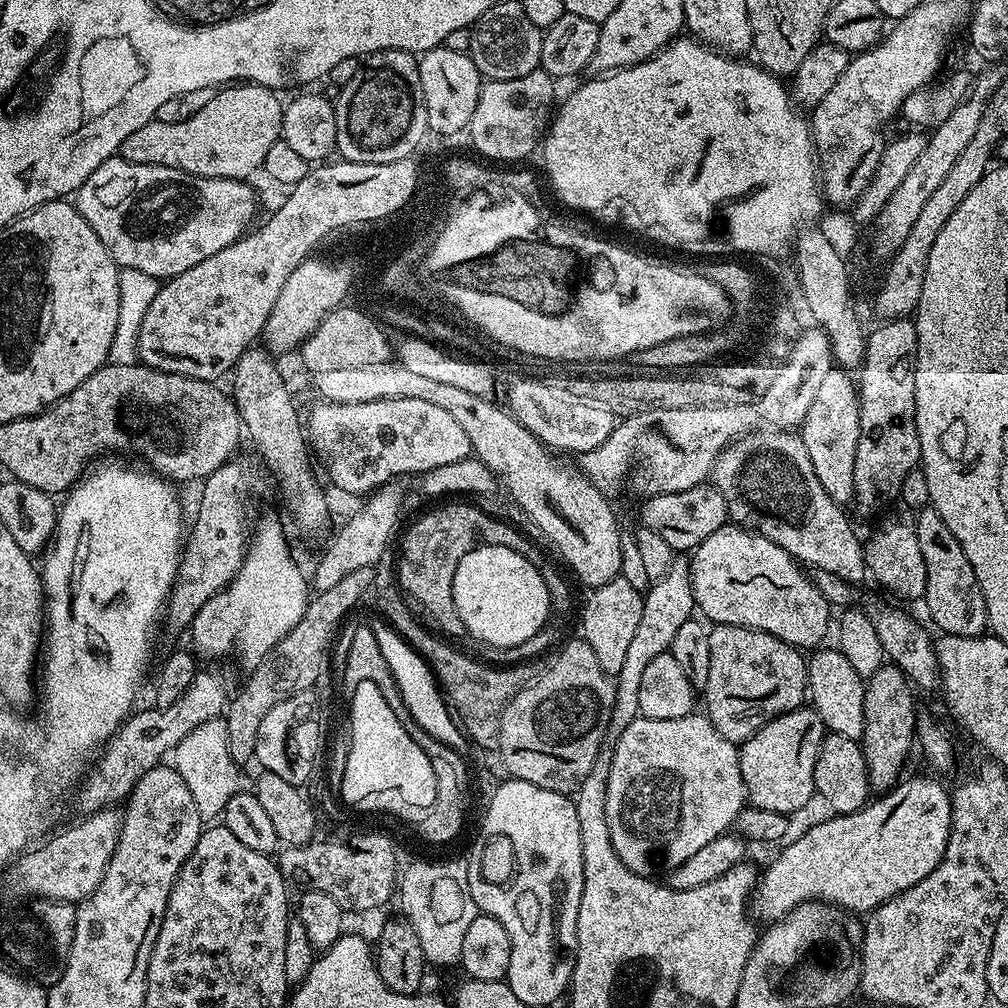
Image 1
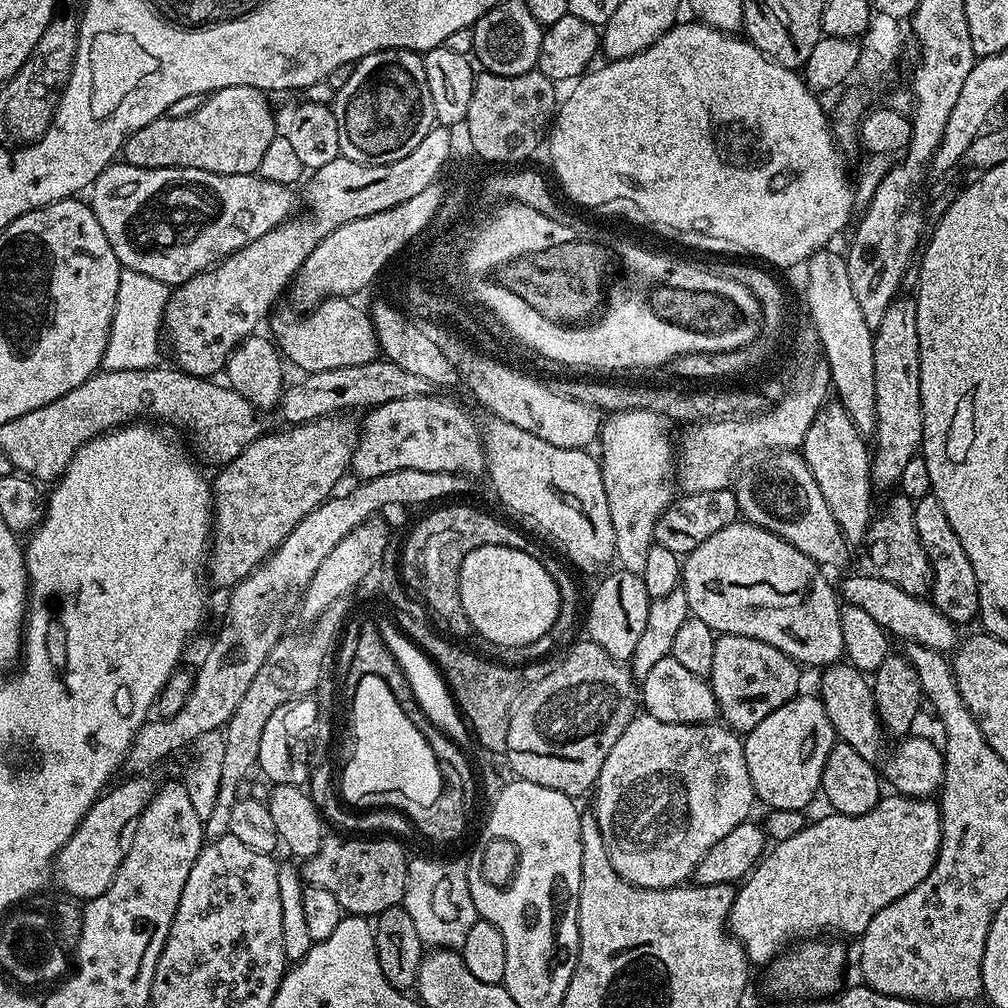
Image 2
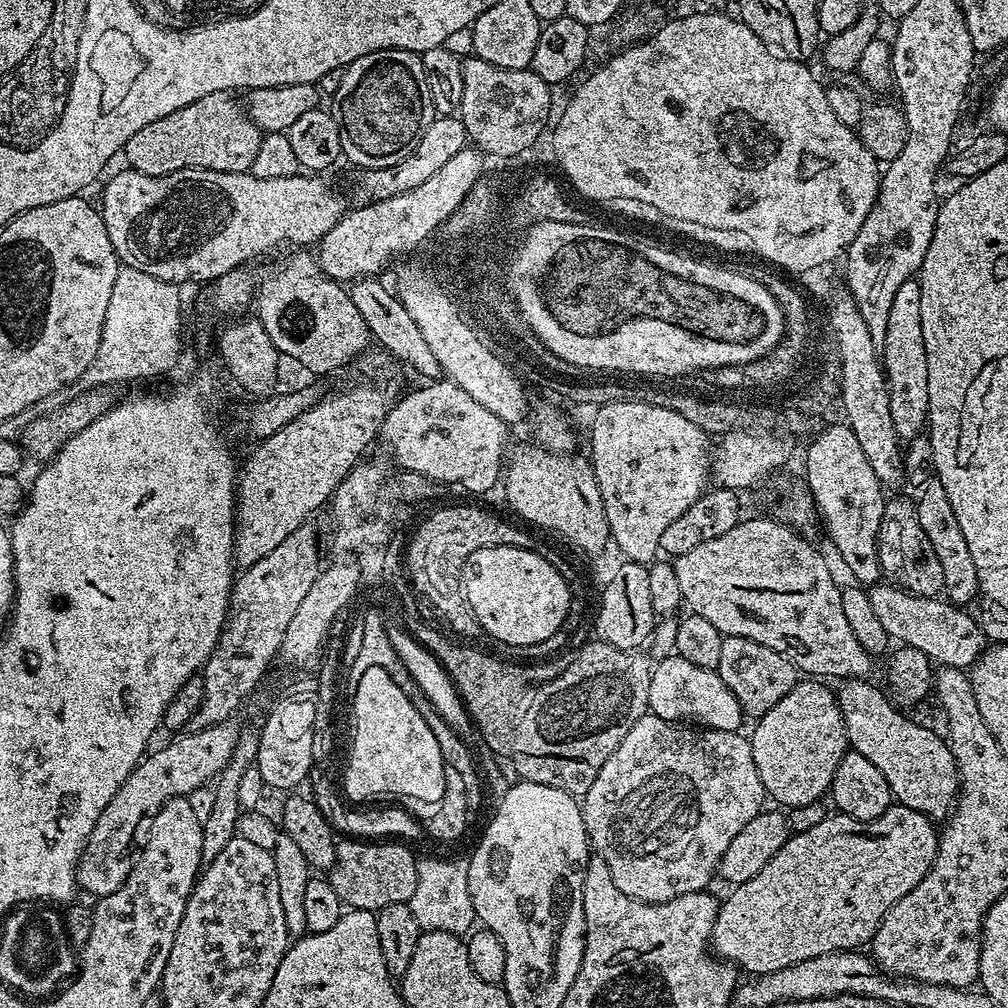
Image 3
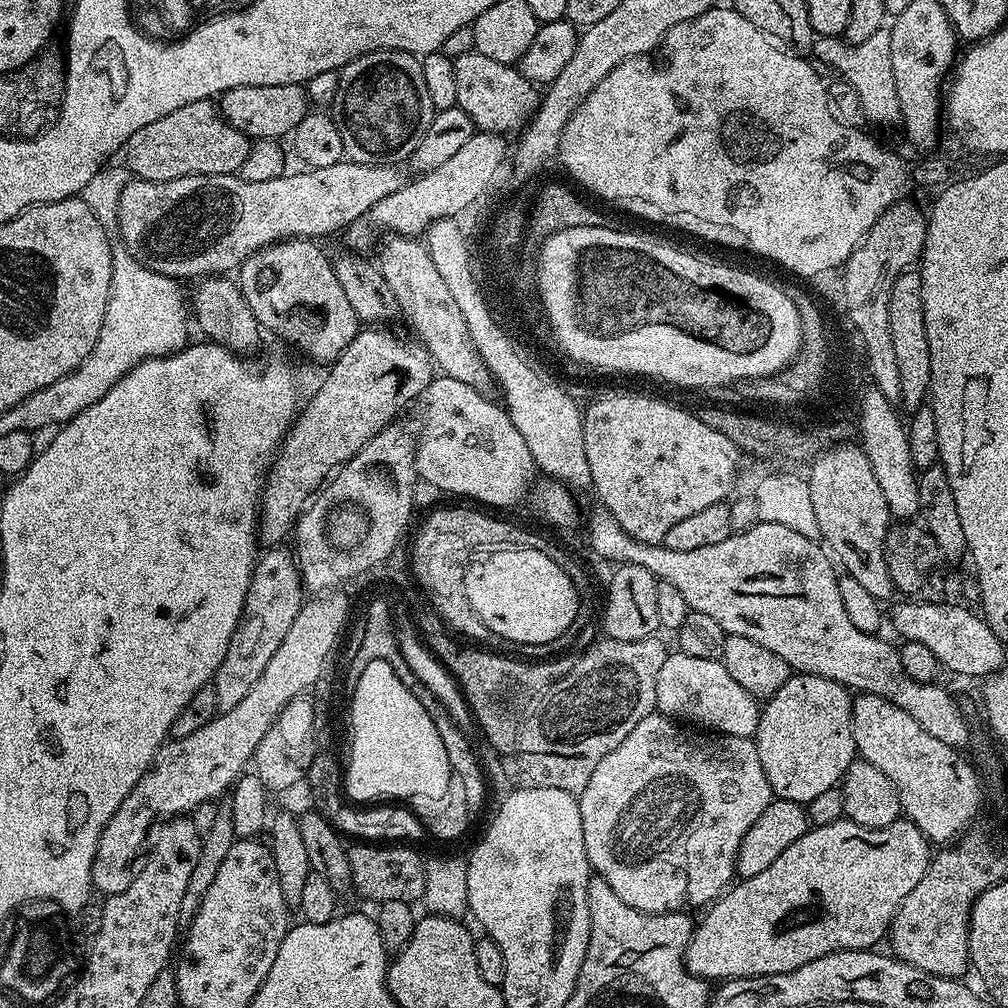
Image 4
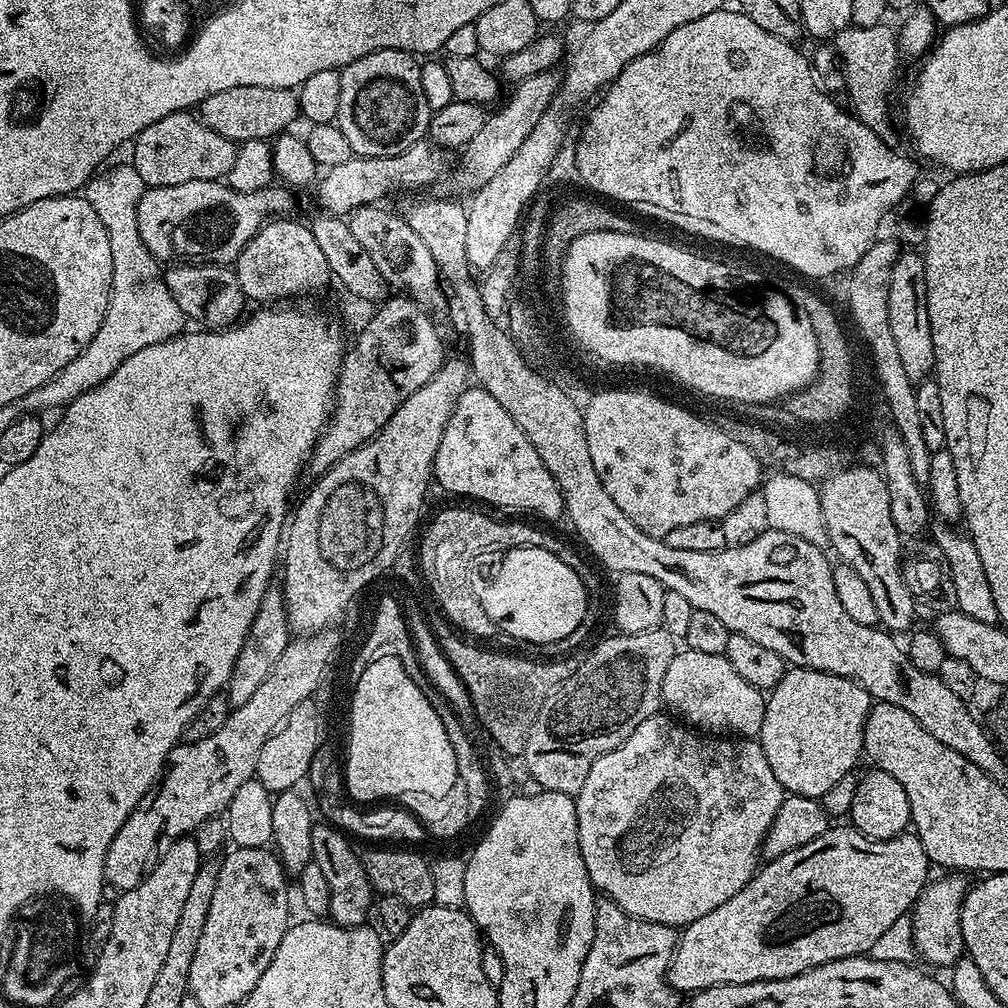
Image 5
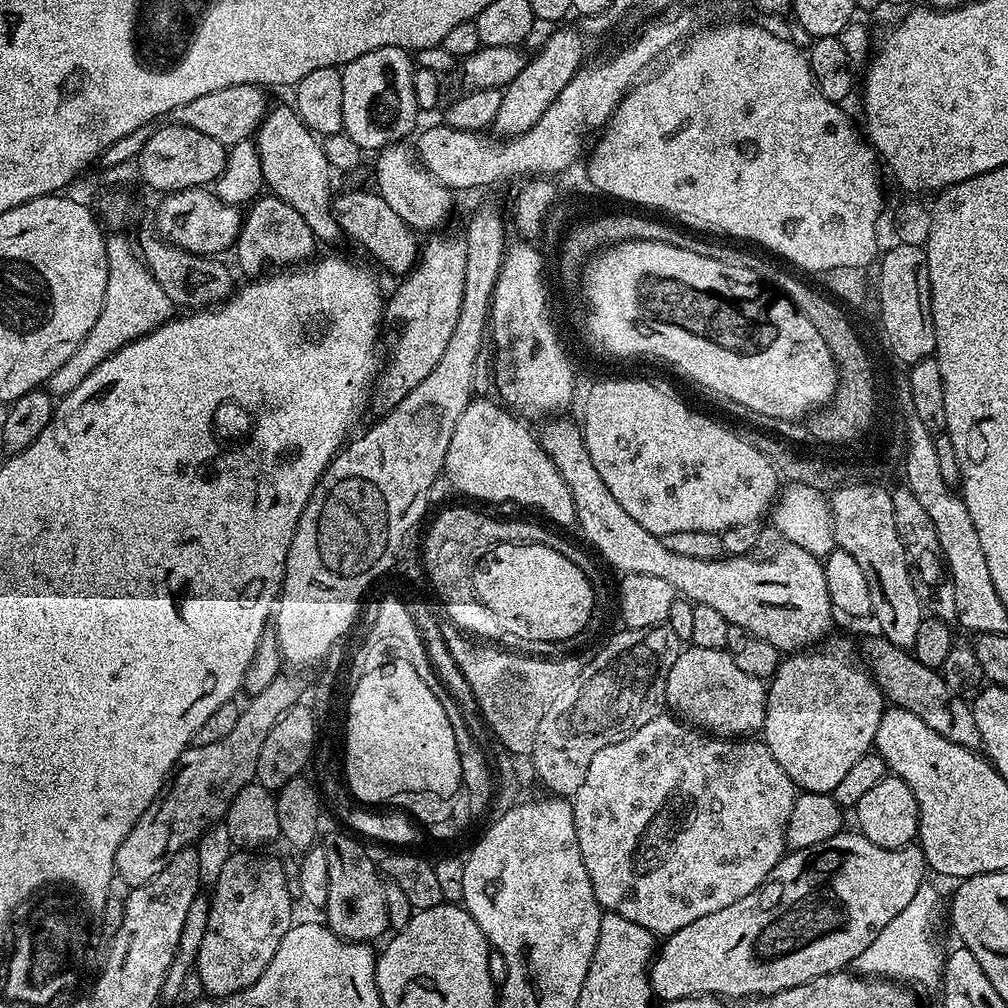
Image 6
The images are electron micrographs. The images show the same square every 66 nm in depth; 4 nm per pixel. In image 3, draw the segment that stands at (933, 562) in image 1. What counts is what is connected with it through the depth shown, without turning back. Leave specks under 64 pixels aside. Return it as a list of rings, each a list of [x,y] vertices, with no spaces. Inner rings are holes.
[[[930,478],[919,485],[920,497],[915,497],[918,526],[922,526],[926,538],[930,538],[930,546],[934,546],[934,554],[938,558],[938,566],[942,566],[943,595],[949,604],[968,606],[977,599],[980,591],[978,570],[974,570],[974,558],[970,558],[970,550],[966,547],[966,538],[958,526],[958,518],[954,518],[954,509],[950,506],[950,498],[946,498],[946,490],[942,490],[942,482]]]

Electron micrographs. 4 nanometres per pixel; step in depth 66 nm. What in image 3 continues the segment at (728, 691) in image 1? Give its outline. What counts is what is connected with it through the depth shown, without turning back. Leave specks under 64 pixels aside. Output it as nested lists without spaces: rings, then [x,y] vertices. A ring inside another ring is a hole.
[[[725,636],[722,642],[722,658],[720,659],[719,674],[722,682],[738,698],[745,717],[759,718],[770,710],[770,706],[778,706],[786,694],[798,682],[797,668],[778,650],[770,650],[770,646],[762,646],[750,638]]]

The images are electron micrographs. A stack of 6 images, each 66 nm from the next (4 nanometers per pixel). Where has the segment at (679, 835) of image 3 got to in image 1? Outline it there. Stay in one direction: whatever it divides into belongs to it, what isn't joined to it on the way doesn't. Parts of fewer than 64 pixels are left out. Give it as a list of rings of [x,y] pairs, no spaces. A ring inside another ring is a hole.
[[[693,714],[682,718],[666,718],[665,720],[646,720],[637,718],[622,730],[622,734],[615,737],[612,748],[612,765],[610,766],[610,782],[606,786],[606,822],[608,823],[608,838],[611,840],[618,858],[630,866],[630,870],[641,874],[656,874],[659,868],[671,870],[686,862],[696,851],[702,850],[706,842],[714,842],[714,838],[725,835],[735,825],[738,814],[746,807],[742,770],[740,769],[740,750],[737,745],[730,743],[709,722],[707,715]]]

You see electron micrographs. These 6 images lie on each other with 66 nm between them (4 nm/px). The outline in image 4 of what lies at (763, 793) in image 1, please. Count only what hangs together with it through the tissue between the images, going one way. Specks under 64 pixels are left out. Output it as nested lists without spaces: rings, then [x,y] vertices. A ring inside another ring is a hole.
[[[803,674],[789,675],[788,681],[782,686],[782,690],[778,690],[776,696],[769,696],[766,703],[760,709],[760,721],[756,727],[755,741],[758,750],[758,758],[762,758],[762,770],[766,770],[766,778],[772,787],[773,797],[789,800],[790,802],[798,802],[802,805],[808,805],[814,798],[818,798],[818,794],[824,793],[825,790],[837,787],[843,781],[846,770],[851,766],[853,760],[857,759],[856,743],[854,742],[854,726],[852,725],[852,702],[854,696],[849,689],[842,687],[838,682],[834,682],[830,678],[822,678],[821,676],[806,676]]]

